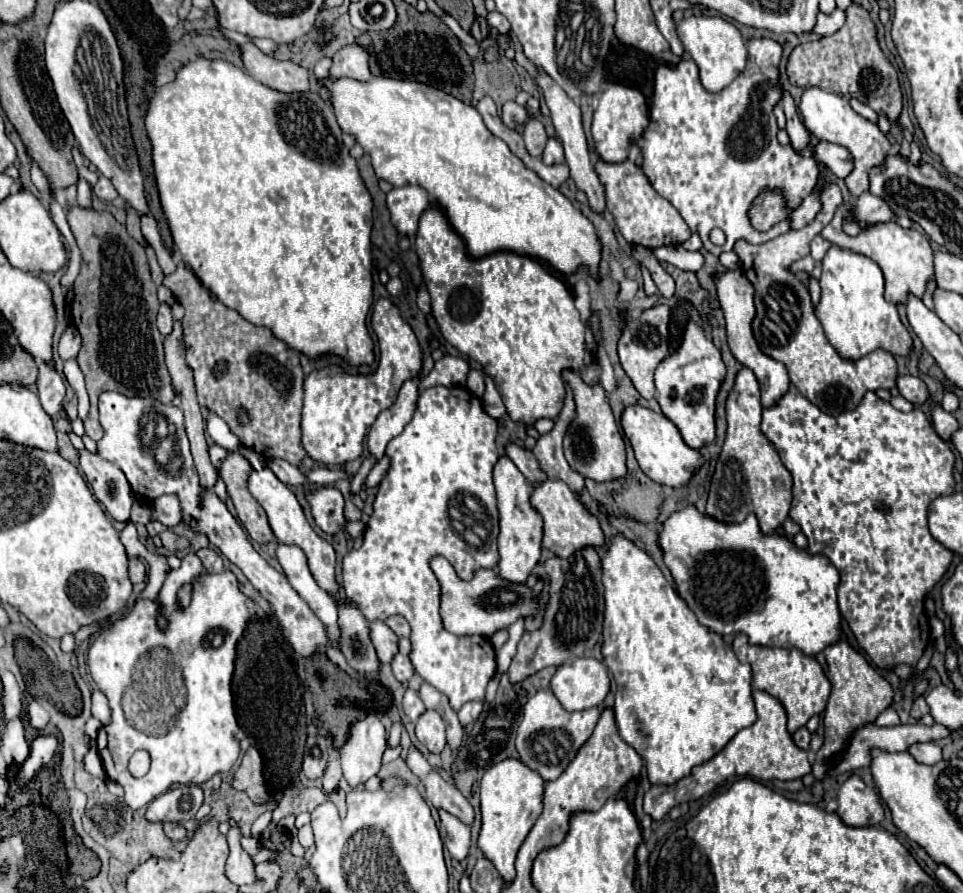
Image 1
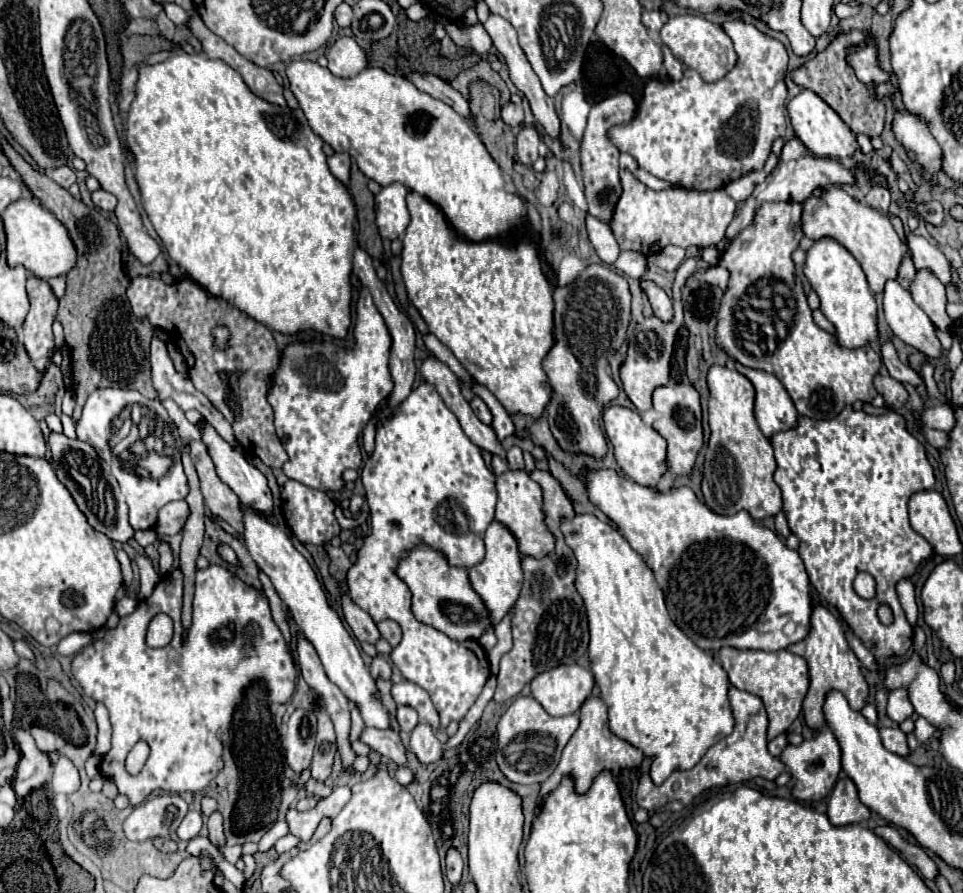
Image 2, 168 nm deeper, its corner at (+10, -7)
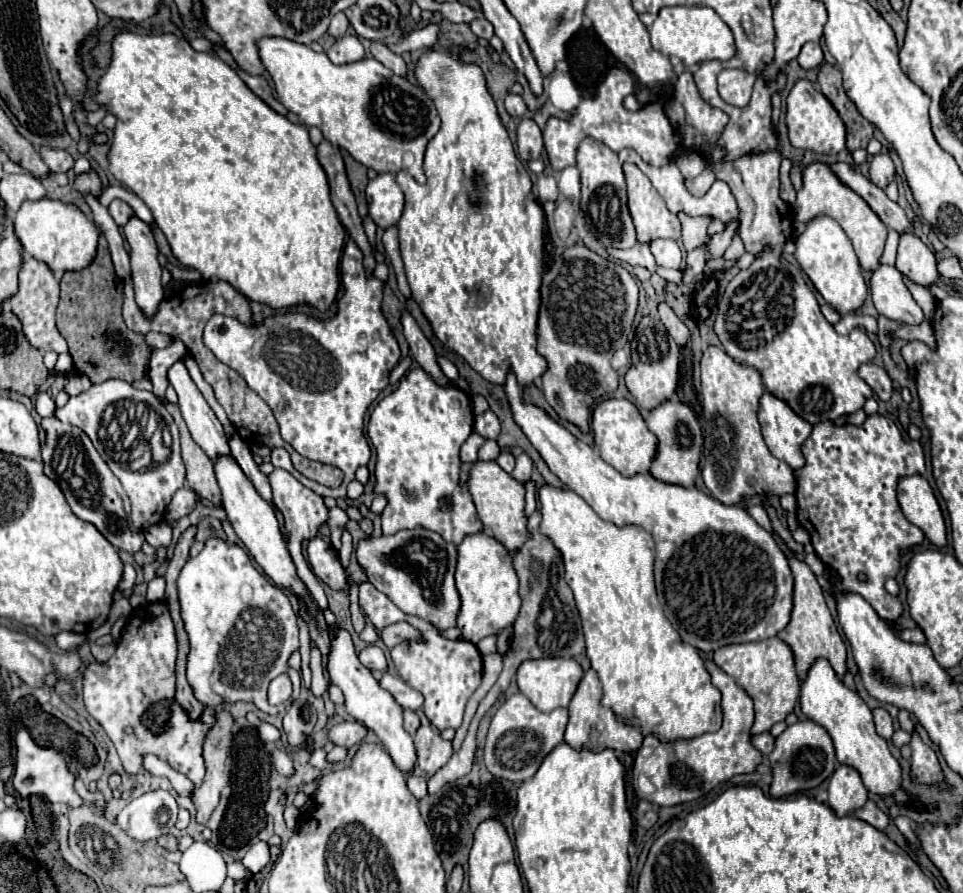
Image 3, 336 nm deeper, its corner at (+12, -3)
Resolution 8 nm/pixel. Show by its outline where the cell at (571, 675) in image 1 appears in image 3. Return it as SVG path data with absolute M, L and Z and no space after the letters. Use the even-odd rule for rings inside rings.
M539 658L539 660L527 660L517 670L517 686L519 692L525 694L531 704L541 712L551 712L559 706L567 706L573 698L579 680L583 678L581 666L571 658Z

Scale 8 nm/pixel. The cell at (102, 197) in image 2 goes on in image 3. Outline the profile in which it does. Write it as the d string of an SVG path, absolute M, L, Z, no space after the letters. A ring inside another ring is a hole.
M113 200L111 206L109 206L109 214L117 222L117 226L125 226L135 216L131 206L127 202L123 202L123 200Z

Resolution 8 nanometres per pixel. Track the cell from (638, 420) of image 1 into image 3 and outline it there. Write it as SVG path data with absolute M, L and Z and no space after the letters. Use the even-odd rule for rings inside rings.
M509 372L503 384L513 420L529 438L533 448L547 462L549 470L573 492L577 492L603 520L617 526L637 524L651 532L655 540L655 584L659 602L665 608L667 620L681 634L681 638L697 650L709 654L727 644L757 642L773 638L789 624L793 608L793 576L787 558L773 536L763 530L743 506L725 506L697 488L669 486L645 474L655 458L657 438L649 432L635 404L621 398L607 398L599 402L591 416L591 432L595 448L575 438L567 428L555 422L543 408L527 404L521 398L521 386L515 374Z

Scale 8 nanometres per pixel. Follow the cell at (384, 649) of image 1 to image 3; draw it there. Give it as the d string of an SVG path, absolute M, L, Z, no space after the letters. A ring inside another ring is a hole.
M315 536L307 542L307 558L315 576L319 576L333 590L345 588L345 570L341 568L337 550L325 542L321 536Z

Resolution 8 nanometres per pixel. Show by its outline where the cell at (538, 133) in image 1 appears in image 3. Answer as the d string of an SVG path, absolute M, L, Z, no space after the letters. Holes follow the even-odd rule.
M523 118L517 128L517 152L523 162L541 158L543 152L543 136L541 128L531 118Z

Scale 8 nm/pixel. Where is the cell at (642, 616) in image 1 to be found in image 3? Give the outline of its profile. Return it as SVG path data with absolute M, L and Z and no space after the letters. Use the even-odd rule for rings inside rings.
M543 484L537 488L537 502L543 516L541 532L553 542L555 548L559 548L563 556L565 582L573 590L581 616L587 658L591 660L591 668L597 670L603 684L603 706L611 708L629 724L637 722L643 734L655 734L663 742L717 732L723 718L719 706L721 694L711 684L711 676L705 670L703 658L691 644L681 640L677 630L663 614L663 606L657 600L653 582L655 544L651 534L635 524L615 526L613 522L601 520L595 510L569 488Z

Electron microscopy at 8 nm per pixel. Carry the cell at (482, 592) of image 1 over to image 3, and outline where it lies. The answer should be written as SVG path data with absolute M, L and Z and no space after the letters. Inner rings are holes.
M411 528L399 530L393 536L381 534L377 538L363 538L357 542L355 554L357 562L365 570L367 580L379 592L387 594L391 602L405 614L419 616L439 630L455 626L455 618L461 608L453 578L457 566L455 544L445 542L437 532L425 528Z

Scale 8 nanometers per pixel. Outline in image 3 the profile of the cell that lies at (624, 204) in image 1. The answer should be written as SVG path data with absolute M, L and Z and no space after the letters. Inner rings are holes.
M623 164L629 194L629 212L637 228L639 242L653 242L655 238L681 238L681 222L671 214L653 188L651 180L635 166Z

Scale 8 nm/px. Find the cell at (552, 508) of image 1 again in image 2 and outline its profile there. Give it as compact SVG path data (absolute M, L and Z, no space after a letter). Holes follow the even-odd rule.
M507 470L505 474L497 476L497 510L495 520L505 524L519 542L519 552L533 558L543 558L545 554L553 552L553 534L545 526L545 514L541 510L541 486L529 478L523 470Z

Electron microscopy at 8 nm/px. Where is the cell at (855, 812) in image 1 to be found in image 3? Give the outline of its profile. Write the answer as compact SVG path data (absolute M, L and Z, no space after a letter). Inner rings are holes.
M841 764L831 774L827 790L829 790L827 804L835 810L837 816L853 814L853 810L861 808L869 798L869 792L867 792L859 772L845 764Z

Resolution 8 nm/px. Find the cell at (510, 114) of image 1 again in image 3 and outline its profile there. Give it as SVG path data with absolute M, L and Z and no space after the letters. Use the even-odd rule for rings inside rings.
M509 94L505 98L505 108L513 118L521 118L527 112L527 106L525 106L525 102L523 102L523 98L519 94Z

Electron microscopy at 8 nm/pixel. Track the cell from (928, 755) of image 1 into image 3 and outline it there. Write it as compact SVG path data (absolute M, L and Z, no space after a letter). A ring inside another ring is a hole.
M875 708L873 710L873 722L875 722L875 728L877 728L877 734L883 736L885 740L891 738L893 734L893 724L891 724L891 716L885 708Z

